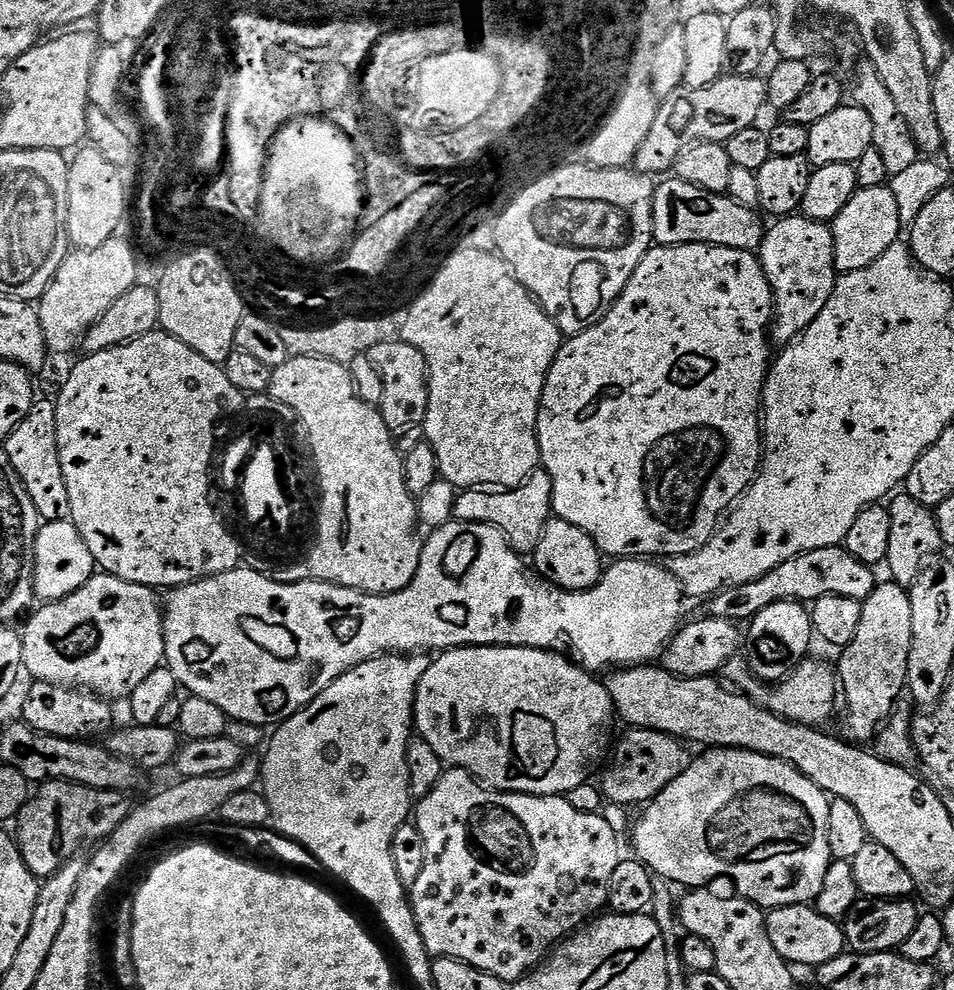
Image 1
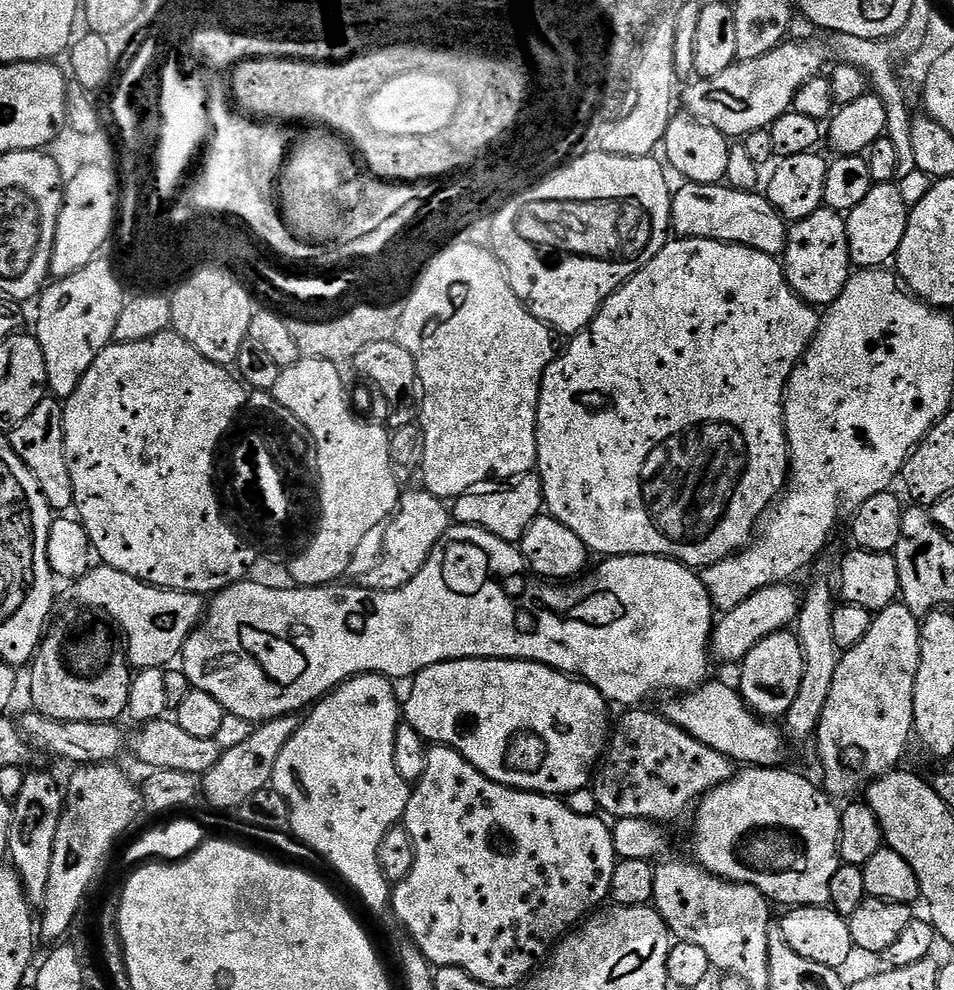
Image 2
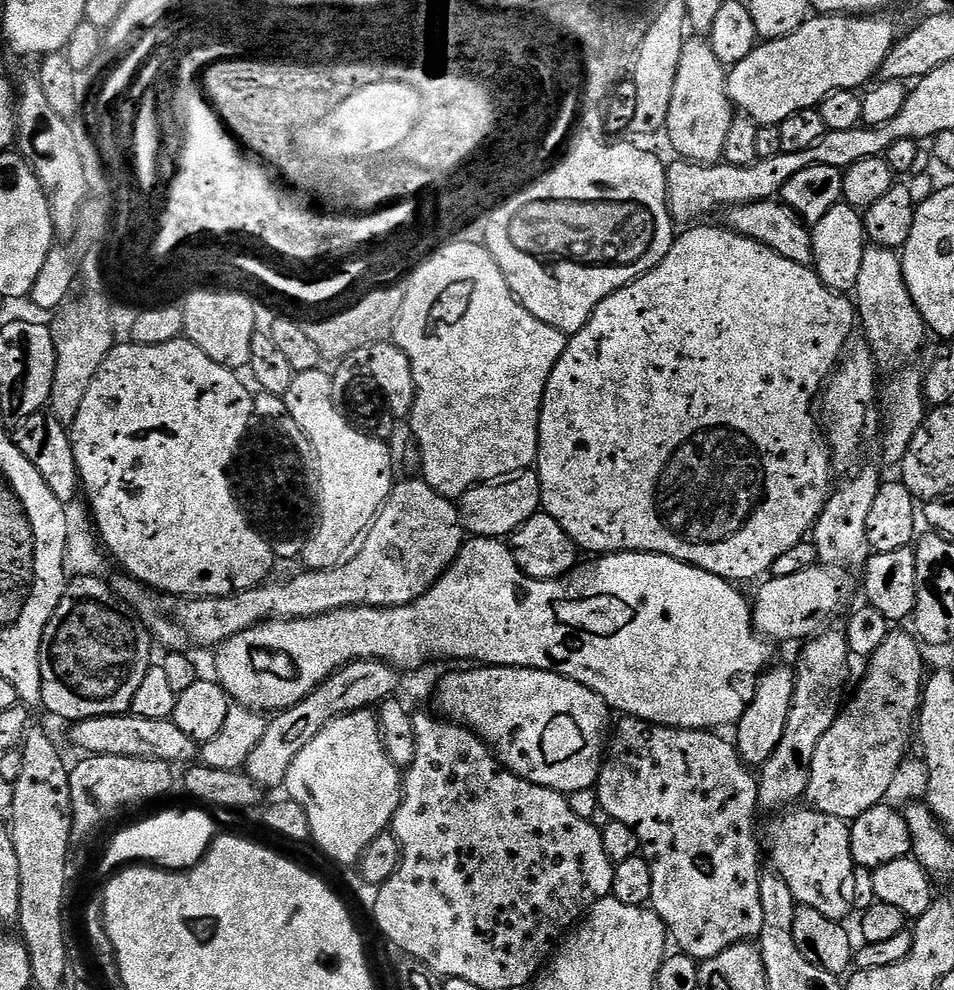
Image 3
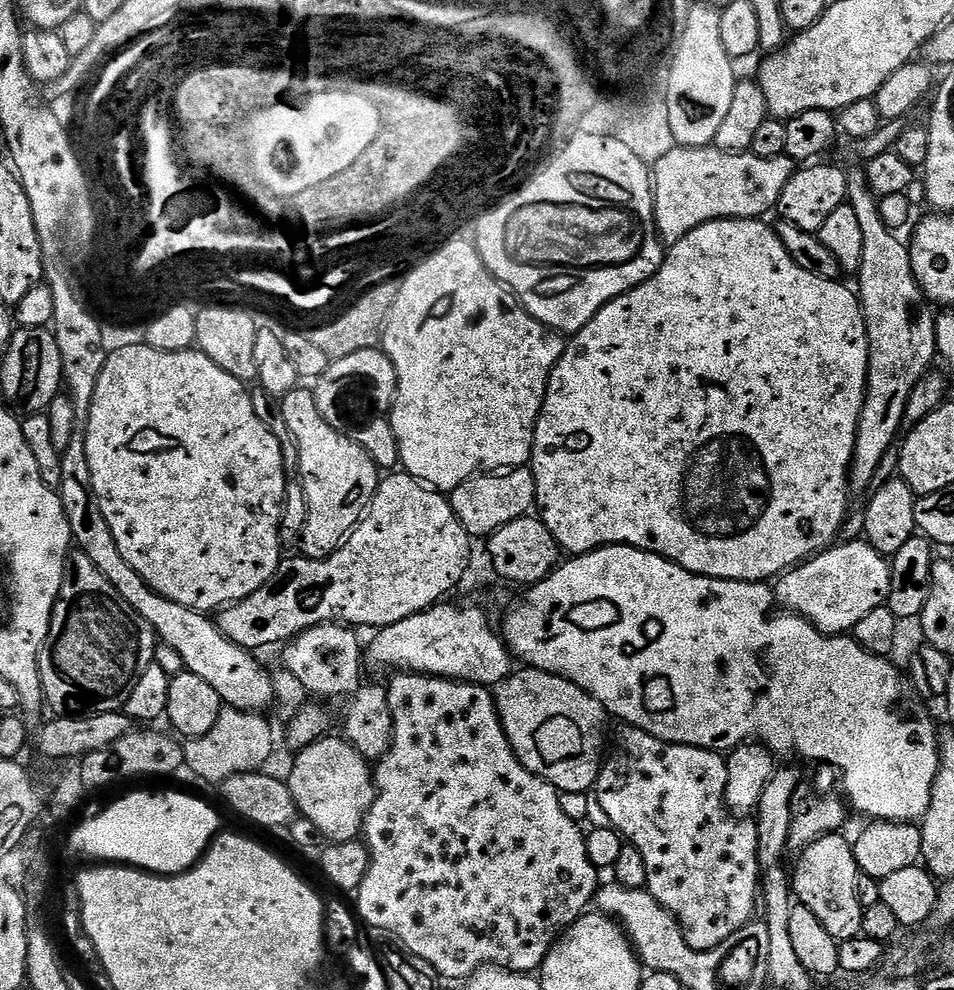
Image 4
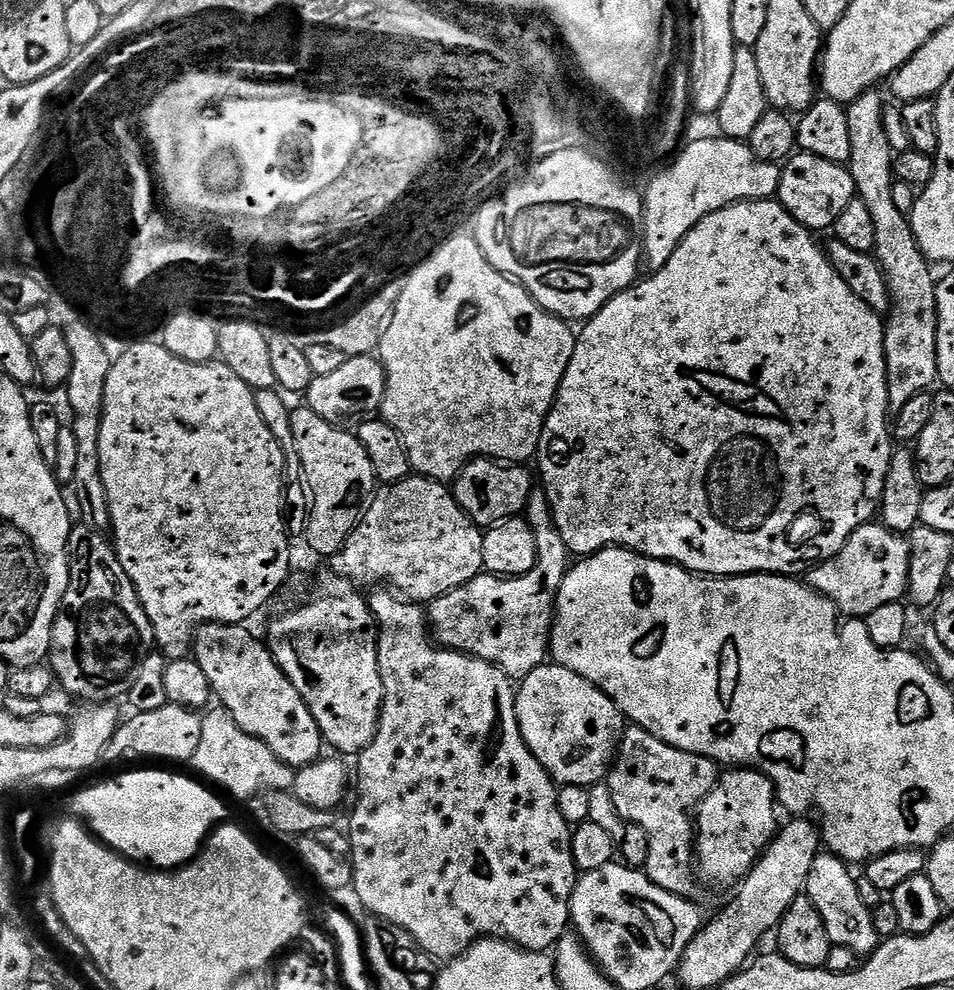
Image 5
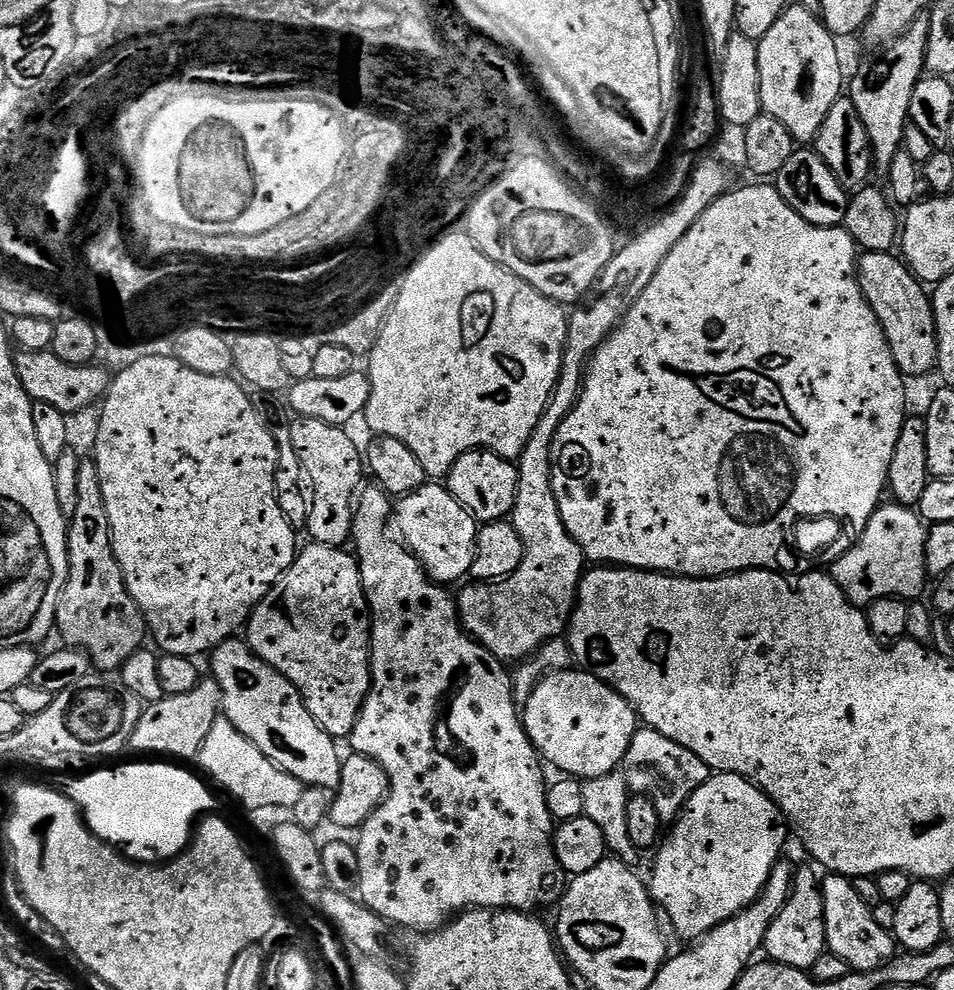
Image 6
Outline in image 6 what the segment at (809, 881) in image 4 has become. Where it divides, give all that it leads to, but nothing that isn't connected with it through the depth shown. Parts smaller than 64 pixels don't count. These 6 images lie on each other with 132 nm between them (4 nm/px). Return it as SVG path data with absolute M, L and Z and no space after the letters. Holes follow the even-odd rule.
M825 875L822 880L822 902L826 918L827 951L838 954L838 958L842 958L842 962L846 962L849 969L856 974L873 972L892 962L892 957L898 952L893 933L874 922L872 908L862 902L849 877Z

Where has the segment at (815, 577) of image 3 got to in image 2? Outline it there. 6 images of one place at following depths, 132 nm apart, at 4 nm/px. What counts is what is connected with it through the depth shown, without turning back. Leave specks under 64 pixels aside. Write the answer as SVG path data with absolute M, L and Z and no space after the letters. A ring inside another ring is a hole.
M788 582L771 584L750 594L750 598L734 606L734 610L723 613L715 621L712 629L711 655L715 659L717 656L718 659L736 666L746 658L746 654L750 654L750 650L754 650L754 646L758 646L758 642L762 642L762 638L770 638L770 634L791 629L796 623L797 616L800 615L802 603L801 597L798 592L796 596L792 586Z

